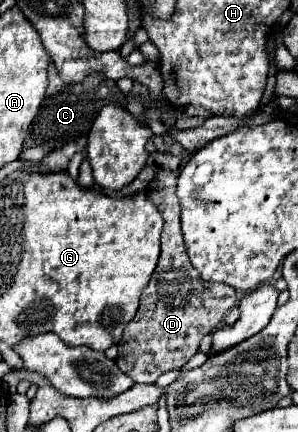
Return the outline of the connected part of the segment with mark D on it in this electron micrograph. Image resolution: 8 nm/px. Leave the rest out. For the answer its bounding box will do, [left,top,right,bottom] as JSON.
[116,169,238,383]

